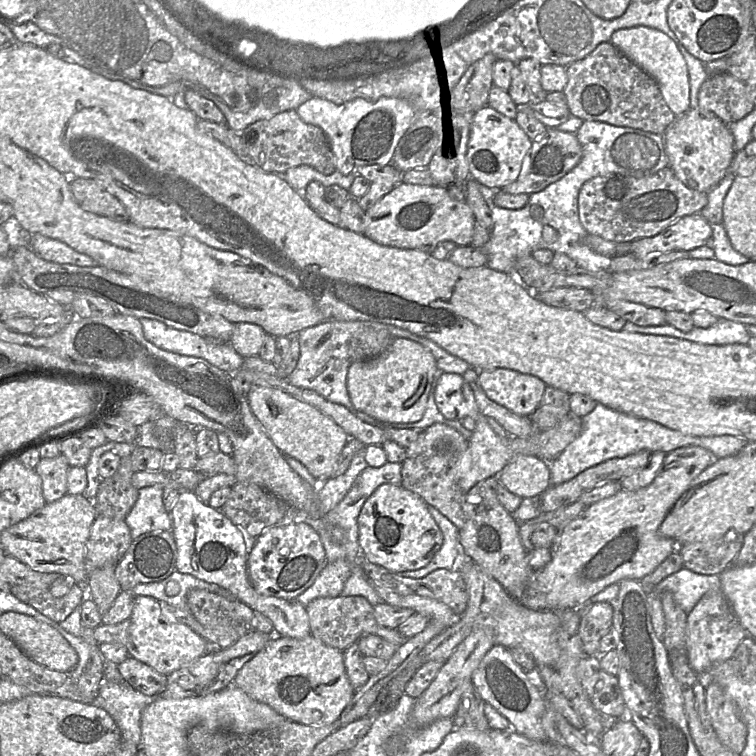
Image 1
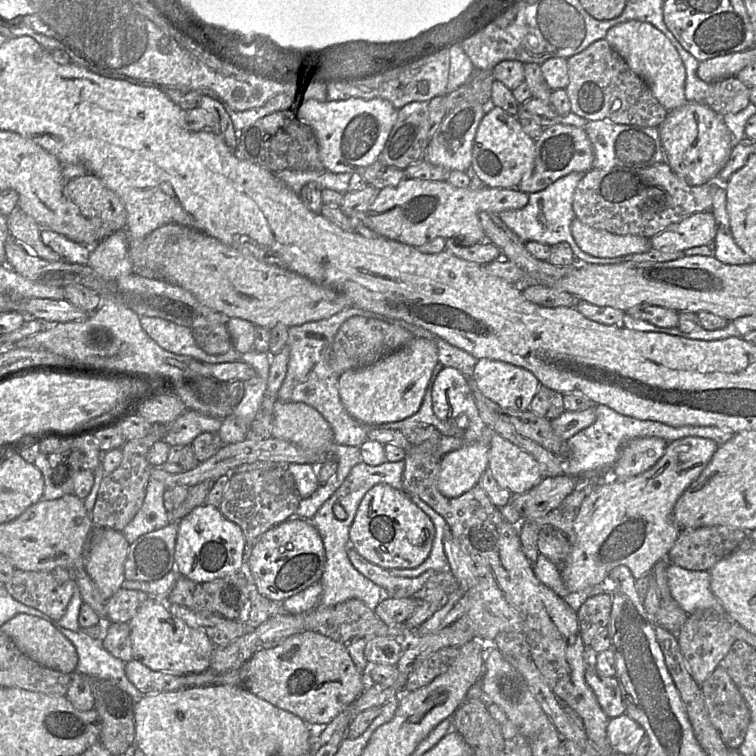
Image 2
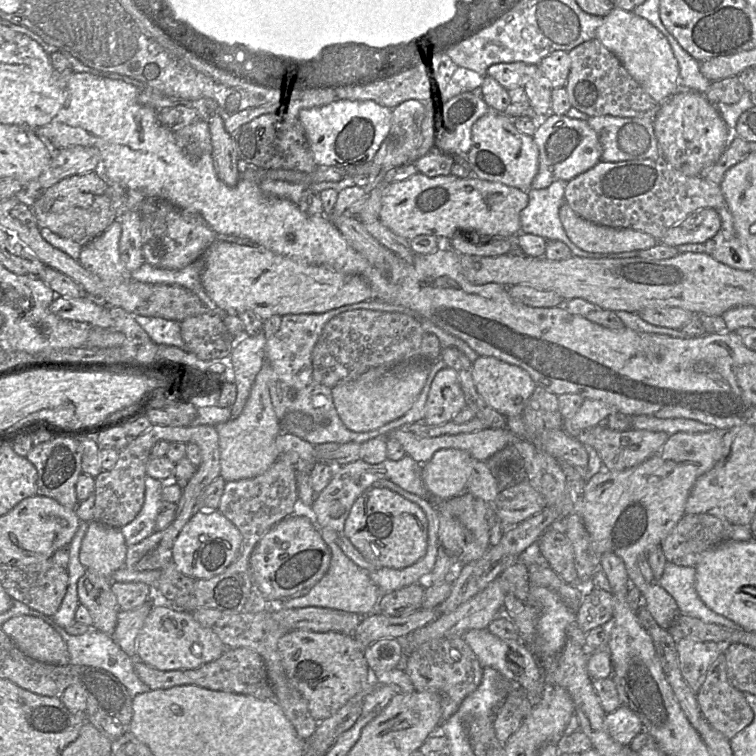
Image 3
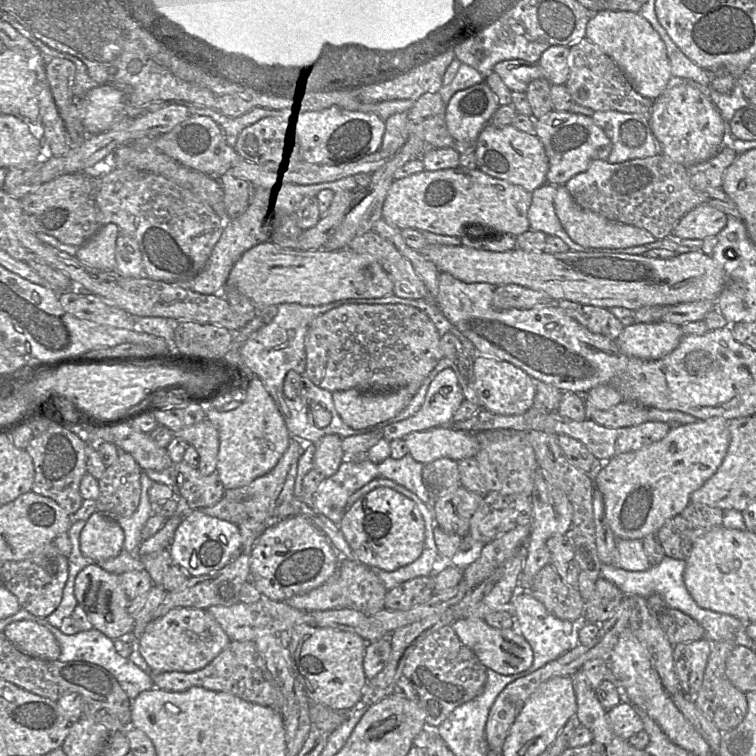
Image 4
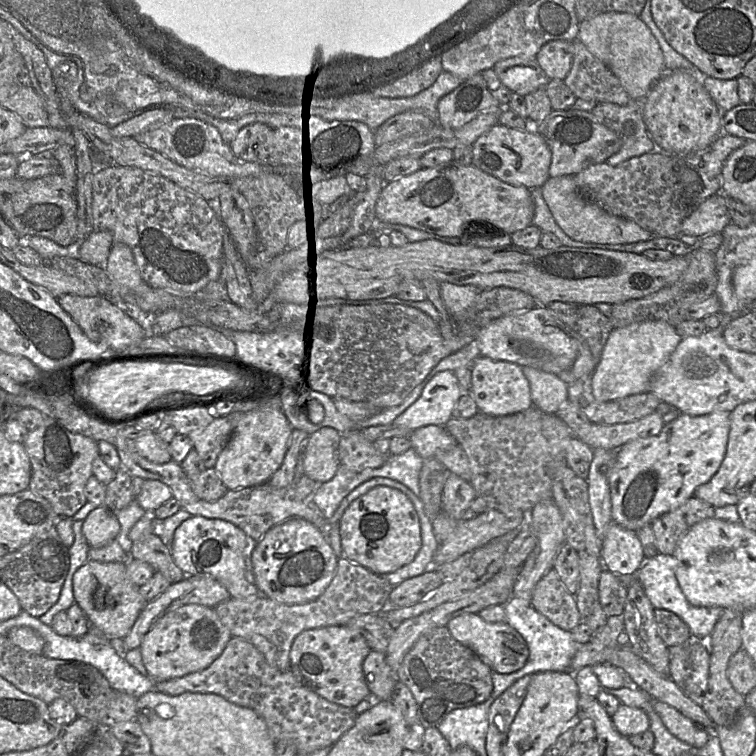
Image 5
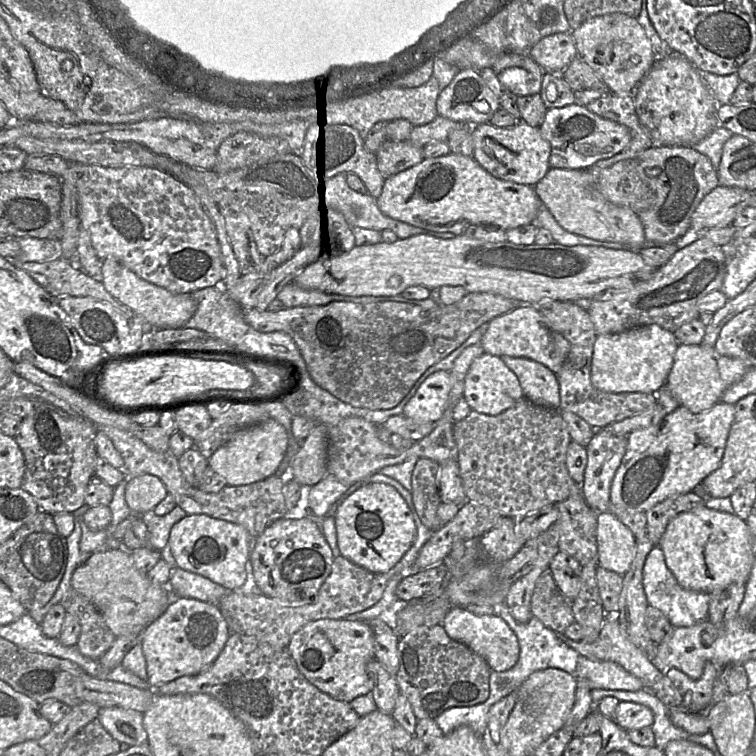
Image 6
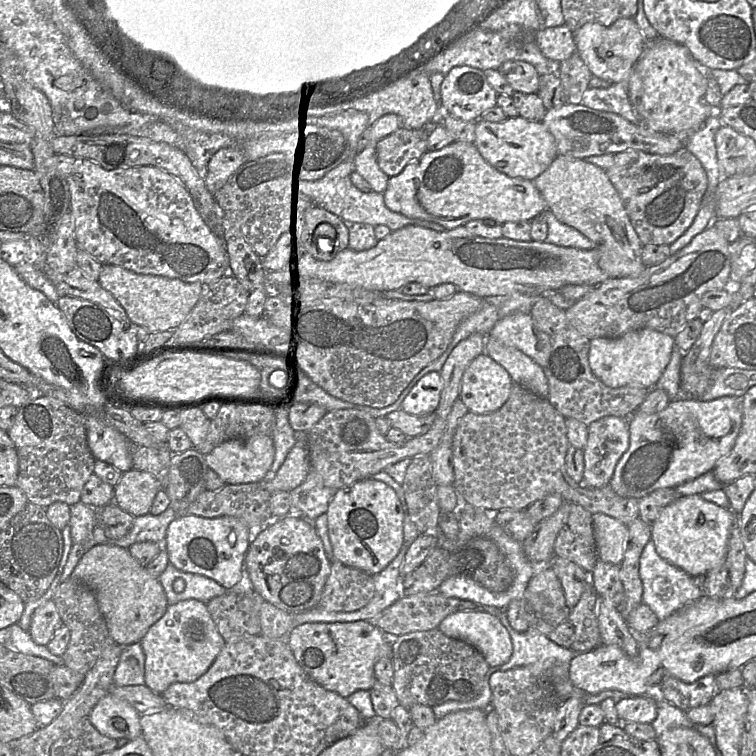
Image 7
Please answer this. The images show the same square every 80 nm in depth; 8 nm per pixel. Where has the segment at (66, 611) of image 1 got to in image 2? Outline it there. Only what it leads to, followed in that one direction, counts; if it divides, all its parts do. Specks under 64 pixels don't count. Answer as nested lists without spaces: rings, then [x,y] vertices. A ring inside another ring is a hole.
[[[16,569],[4,587],[15,600],[59,621],[78,586],[71,579],[59,584],[49,571]]]

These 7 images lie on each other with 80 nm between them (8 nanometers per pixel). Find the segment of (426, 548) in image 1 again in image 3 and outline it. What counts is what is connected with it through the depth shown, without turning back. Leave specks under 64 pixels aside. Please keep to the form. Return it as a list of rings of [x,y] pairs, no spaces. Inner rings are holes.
[[[388,488],[365,491],[353,504],[344,535],[369,562],[379,568],[401,569],[419,561],[428,548],[428,519],[412,501]]]

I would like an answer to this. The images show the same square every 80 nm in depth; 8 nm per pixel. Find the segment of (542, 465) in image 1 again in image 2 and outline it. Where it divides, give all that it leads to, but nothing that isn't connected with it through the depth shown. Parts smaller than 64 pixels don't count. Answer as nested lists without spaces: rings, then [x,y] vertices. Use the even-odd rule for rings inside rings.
[[[491,433],[488,469],[499,485],[512,494],[525,493],[544,479],[530,454],[495,433]]]

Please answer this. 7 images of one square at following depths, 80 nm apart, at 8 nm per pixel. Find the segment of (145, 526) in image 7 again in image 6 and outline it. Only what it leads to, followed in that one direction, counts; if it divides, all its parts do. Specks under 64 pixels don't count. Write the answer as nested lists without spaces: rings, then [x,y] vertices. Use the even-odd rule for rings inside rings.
[[[178,506],[164,516],[157,516],[153,511],[144,515],[137,515],[148,529],[150,547],[157,551],[168,546],[171,528],[185,516],[187,513]]]

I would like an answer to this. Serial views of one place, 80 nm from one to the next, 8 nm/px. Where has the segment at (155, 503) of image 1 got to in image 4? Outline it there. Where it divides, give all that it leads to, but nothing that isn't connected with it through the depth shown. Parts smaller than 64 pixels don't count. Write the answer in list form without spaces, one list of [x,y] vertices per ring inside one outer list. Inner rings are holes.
[[[142,471],[141,478],[141,497],[136,511],[129,517],[117,520],[124,532],[123,548],[129,553],[136,553],[138,546],[143,541],[141,532],[146,521],[153,515],[154,505],[149,500],[149,489],[153,481]]]

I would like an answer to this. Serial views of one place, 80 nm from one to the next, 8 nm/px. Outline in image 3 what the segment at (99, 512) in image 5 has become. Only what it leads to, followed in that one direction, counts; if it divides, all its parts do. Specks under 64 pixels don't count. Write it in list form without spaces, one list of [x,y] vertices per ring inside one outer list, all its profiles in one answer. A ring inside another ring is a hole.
[[[90,521],[81,542],[80,562],[89,571],[111,579],[113,573],[125,566],[128,546],[120,529]]]

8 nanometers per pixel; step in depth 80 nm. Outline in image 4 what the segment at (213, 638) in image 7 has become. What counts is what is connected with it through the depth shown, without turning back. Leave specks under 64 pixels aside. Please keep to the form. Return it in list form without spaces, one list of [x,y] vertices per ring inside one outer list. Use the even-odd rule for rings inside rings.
[[[178,607],[149,622],[136,641],[136,648],[147,663],[149,673],[193,672],[211,662],[230,641],[206,609]]]

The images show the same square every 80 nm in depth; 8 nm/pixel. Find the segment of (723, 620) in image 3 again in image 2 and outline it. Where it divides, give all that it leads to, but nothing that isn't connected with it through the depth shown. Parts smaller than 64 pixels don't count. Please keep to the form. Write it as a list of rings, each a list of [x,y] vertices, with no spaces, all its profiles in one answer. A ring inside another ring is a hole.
[[[672,563],[666,568],[671,596],[687,615],[701,610],[725,614],[721,603],[710,589],[710,577],[708,571],[687,570]]]

